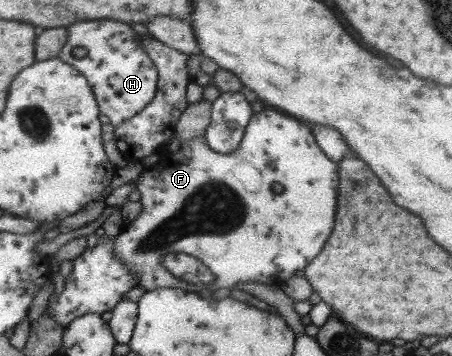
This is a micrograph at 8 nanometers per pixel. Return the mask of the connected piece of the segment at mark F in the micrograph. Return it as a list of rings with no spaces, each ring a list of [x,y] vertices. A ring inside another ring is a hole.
[[[264,107],[264,110],[253,113],[248,125],[246,126],[244,135],[242,136],[240,145],[230,154],[218,153],[212,151],[203,137],[197,137],[191,140],[184,140],[177,152],[170,152],[166,158],[160,159],[156,166],[153,166],[146,174],[140,175],[136,179],[136,190],[140,192],[140,203],[142,209],[132,223],[124,224],[121,233],[116,237],[113,243],[113,252],[119,257],[131,271],[137,273],[138,287],[137,292],[150,292],[153,289],[162,288],[179,288],[185,291],[194,291],[194,287],[188,282],[183,282],[180,278],[174,277],[162,264],[161,259],[167,253],[185,253],[199,259],[210,271],[216,276],[216,281],[212,285],[208,285],[210,291],[216,289],[232,289],[238,283],[264,283],[264,285],[278,285],[284,283],[290,277],[294,277],[294,273],[298,269],[304,269],[308,265],[308,261],[312,261],[324,247],[326,239],[330,237],[332,229],[334,229],[334,215],[336,215],[336,195],[338,183],[338,164],[330,161],[329,157],[320,149],[315,142],[315,137],[311,132],[311,127],[306,122],[301,122],[296,118],[288,117],[285,113],[278,111],[272,107]]]

